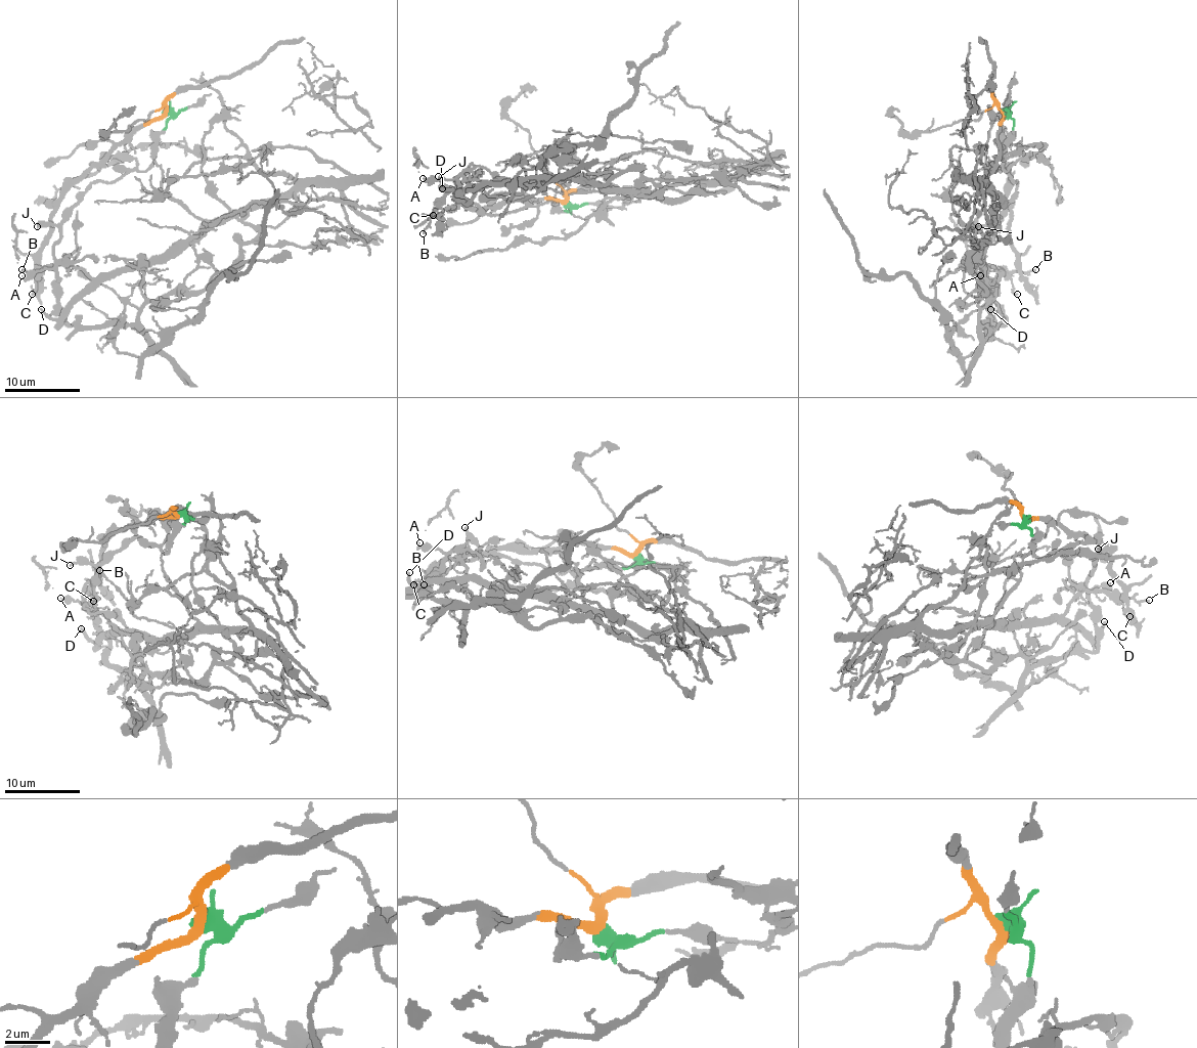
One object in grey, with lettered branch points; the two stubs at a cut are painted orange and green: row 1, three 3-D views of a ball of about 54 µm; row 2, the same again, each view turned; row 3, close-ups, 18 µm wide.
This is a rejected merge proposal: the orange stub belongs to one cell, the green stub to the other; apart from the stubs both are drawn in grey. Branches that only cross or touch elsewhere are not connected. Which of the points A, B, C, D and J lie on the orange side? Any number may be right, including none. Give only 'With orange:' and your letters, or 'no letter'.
With orange: B, C, D

